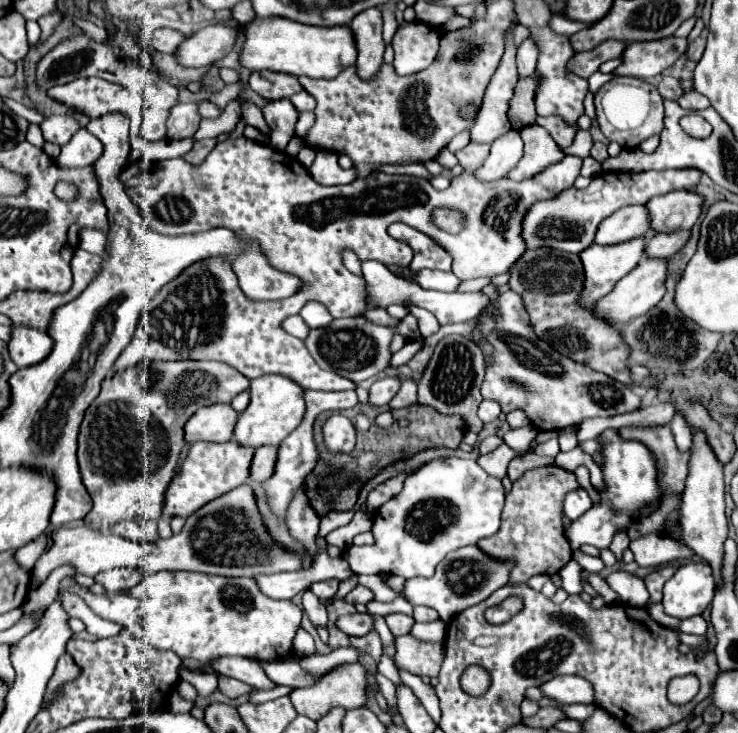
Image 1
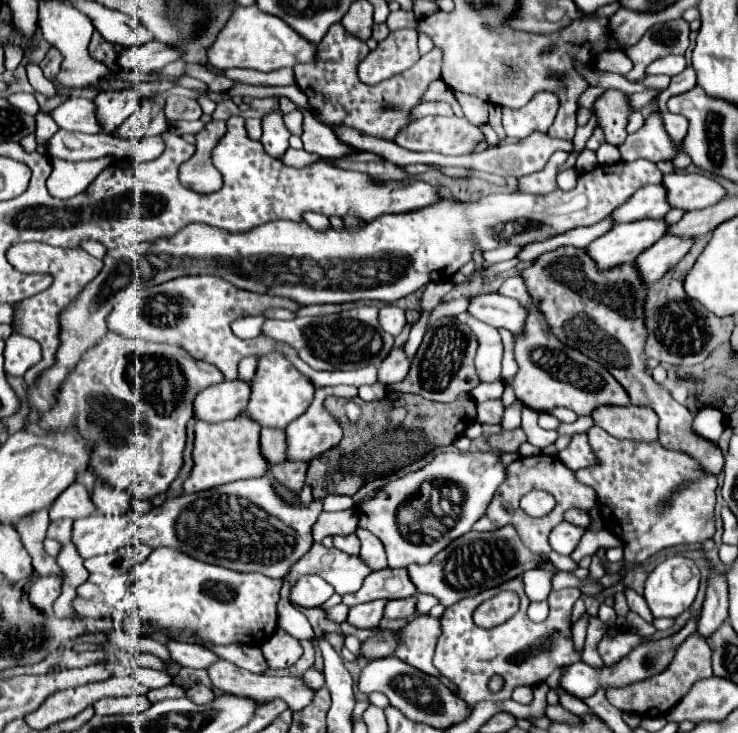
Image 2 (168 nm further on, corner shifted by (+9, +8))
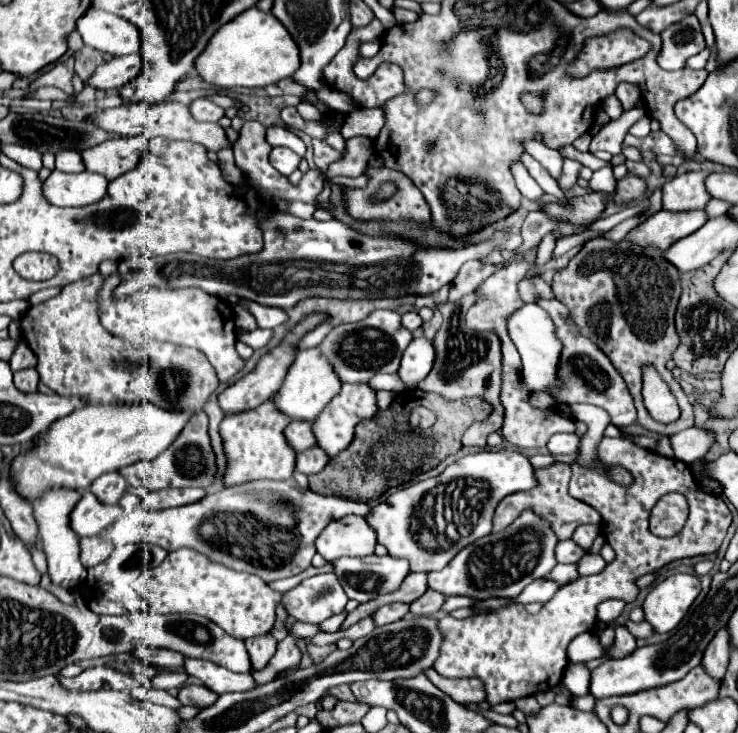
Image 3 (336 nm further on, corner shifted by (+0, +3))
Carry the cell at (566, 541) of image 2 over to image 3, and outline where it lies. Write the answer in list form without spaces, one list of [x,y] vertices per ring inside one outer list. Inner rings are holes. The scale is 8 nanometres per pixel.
[[[560,540],[556,546],[556,562],[560,564],[576,564],[584,554],[586,552],[572,540]]]

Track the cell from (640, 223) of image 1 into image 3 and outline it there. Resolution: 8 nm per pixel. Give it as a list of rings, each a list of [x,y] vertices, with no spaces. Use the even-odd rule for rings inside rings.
[[[696,170],[682,176],[674,176],[664,184],[664,210],[682,212],[682,210],[700,210],[708,204],[710,196],[704,188],[704,180],[710,172]]]

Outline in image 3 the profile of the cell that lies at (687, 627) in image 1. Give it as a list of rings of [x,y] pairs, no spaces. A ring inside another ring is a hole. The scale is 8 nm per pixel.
[[[628,620],[625,622],[625,625],[636,639],[647,638],[654,634],[652,626],[650,626],[650,624],[648,624],[646,621],[634,623],[631,620]]]

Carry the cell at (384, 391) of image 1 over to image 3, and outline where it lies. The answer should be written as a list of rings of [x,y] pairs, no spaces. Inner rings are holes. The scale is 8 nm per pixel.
[[[414,338],[408,344],[408,348],[404,350],[398,376],[402,378],[402,382],[406,386],[416,388],[416,384],[420,380],[424,380],[428,376],[428,372],[432,370],[434,358],[436,358],[436,350],[434,350],[432,340],[428,340],[428,338]]]

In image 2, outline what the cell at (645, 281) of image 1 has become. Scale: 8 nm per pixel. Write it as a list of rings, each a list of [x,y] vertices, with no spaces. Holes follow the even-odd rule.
[[[663,235],[647,251],[643,251],[635,259],[635,267],[639,271],[639,277],[643,279],[643,285],[649,287],[651,283],[659,281],[671,267],[675,267],[675,263],[683,259],[683,255],[691,249],[691,245],[693,239]]]

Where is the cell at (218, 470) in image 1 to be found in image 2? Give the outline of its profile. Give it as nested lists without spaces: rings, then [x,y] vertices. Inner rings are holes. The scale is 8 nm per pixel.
[[[243,415],[217,425],[199,421],[195,425],[193,441],[193,469],[183,483],[183,493],[197,493],[231,481],[265,475],[267,461],[261,457],[259,451],[259,431],[261,427]]]

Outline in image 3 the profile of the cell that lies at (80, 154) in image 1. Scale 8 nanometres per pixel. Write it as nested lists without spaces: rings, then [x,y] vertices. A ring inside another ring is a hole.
[[[64,150],[56,154],[56,170],[60,172],[82,172],[84,164],[80,158],[80,152],[72,152],[72,150]]]

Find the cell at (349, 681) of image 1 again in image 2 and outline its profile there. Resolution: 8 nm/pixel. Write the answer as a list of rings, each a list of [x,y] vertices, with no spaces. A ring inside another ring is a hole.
[[[219,661],[215,665],[211,665],[207,669],[213,685],[225,693],[233,693],[233,695],[249,695],[251,699],[283,699],[291,711],[299,711],[303,707],[307,707],[315,695],[315,691],[305,683],[303,677],[277,677],[277,675],[255,675],[251,671],[243,671],[239,667],[235,667],[233,663],[227,661]]]

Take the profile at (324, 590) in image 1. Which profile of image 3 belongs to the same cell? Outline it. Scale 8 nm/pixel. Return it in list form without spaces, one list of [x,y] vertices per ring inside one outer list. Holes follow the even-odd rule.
[[[316,574],[282,596],[286,612],[298,622],[320,624],[346,608],[348,596],[336,574]]]

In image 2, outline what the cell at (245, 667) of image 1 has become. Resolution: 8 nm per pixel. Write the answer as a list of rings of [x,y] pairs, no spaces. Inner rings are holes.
[[[171,641],[167,645],[171,657],[181,665],[181,667],[191,667],[191,669],[207,669],[211,663],[219,661],[219,655],[211,653],[211,649],[203,645],[191,645],[191,643],[181,643],[181,641]]]

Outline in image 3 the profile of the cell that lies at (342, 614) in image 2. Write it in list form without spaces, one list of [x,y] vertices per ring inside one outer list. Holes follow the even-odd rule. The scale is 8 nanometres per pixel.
[[[294,622],[288,632],[296,638],[310,638],[321,632],[320,626],[317,624],[300,624],[300,622]]]

